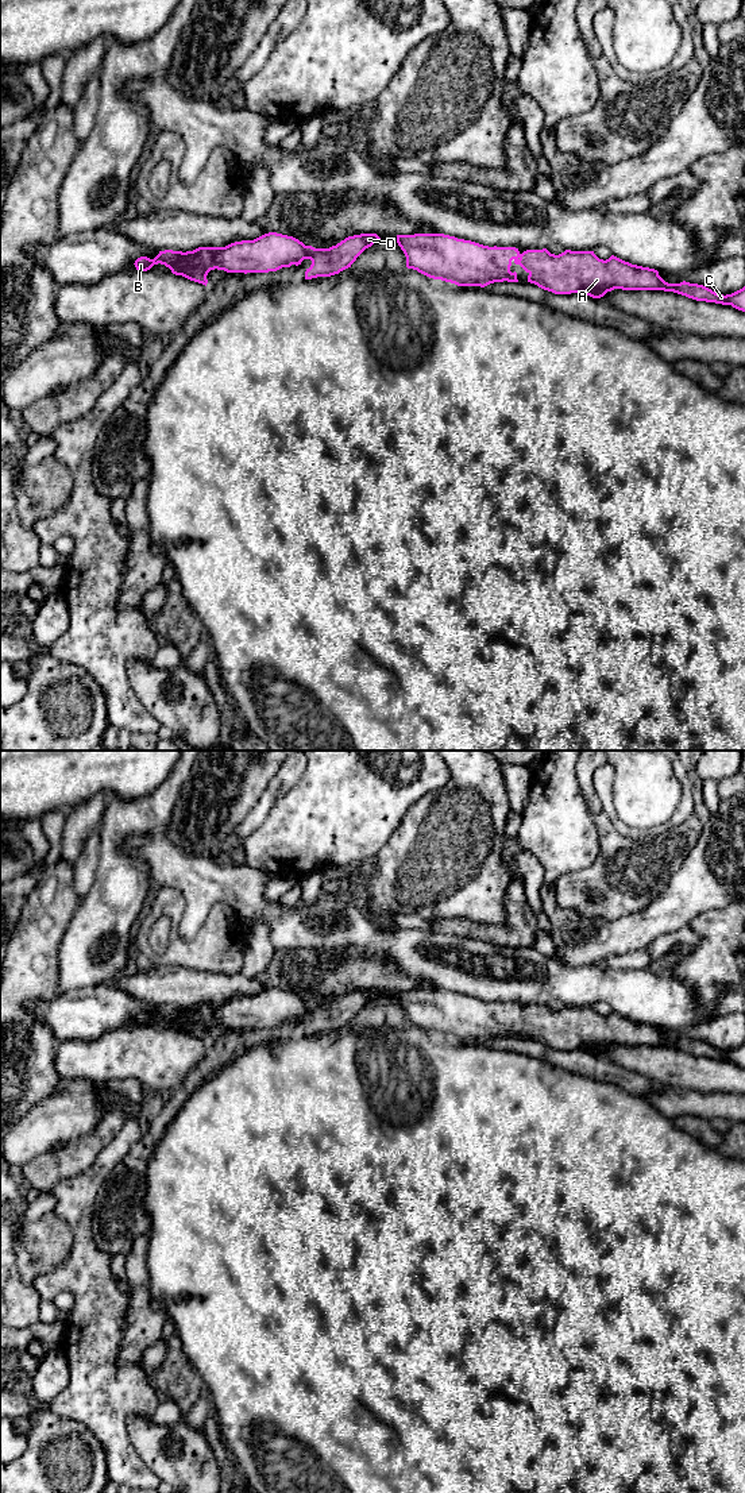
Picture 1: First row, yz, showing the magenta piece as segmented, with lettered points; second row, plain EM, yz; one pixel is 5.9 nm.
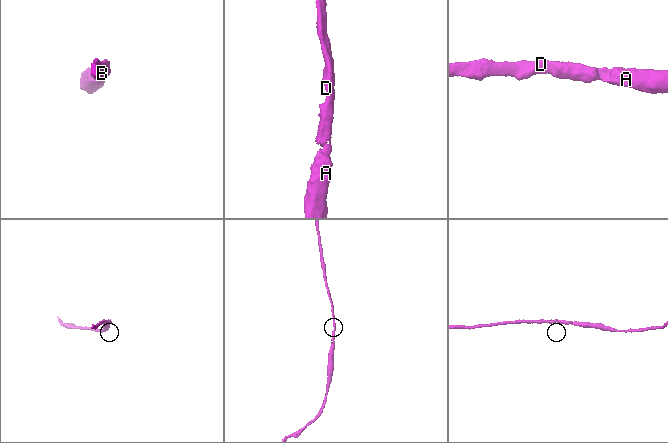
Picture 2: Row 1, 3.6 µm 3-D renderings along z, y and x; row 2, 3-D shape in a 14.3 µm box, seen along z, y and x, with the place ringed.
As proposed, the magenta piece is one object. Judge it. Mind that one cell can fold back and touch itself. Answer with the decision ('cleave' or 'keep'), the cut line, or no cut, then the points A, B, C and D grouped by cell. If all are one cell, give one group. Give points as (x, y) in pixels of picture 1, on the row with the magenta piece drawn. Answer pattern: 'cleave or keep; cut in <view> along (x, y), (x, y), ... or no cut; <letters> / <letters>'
keep; no cut; A B C D

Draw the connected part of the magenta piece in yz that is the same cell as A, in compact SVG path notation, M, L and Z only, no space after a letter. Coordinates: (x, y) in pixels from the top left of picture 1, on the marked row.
M444 234L397 235L397 243L406 256L406 267L418 273L458 286L485 288L494 282L518 282L517 273L510 271L514 262L529 275L528 282L555 294L584 293L592 298L601 298L614 289L622 290L664 290L673 292L696 301L732 305L745 312L745 286L732 294L718 294L711 289L690 282L668 283L659 271L625 262L614 255L599 259L594 251L571 251L555 255L547 248L526 250L522 254L516 247L489 247L471 240L458 239Z

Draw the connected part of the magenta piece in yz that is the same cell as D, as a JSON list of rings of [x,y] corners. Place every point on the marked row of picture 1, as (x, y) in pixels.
[[[269,232],[254,240],[242,240],[225,247],[198,247],[193,251],[165,250],[150,259],[140,256],[135,261],[138,271],[147,271],[154,265],[165,265],[175,275],[206,286],[211,270],[227,273],[269,273],[310,259],[305,279],[331,277],[351,267],[356,258],[381,238],[377,234],[348,236],[329,248],[305,246],[293,236]]]

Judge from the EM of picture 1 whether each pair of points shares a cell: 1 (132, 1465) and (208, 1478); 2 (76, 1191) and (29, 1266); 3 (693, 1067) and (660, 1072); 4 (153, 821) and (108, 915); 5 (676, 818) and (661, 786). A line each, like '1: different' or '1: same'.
1: different
2: different
3: same
4: same
5: different

